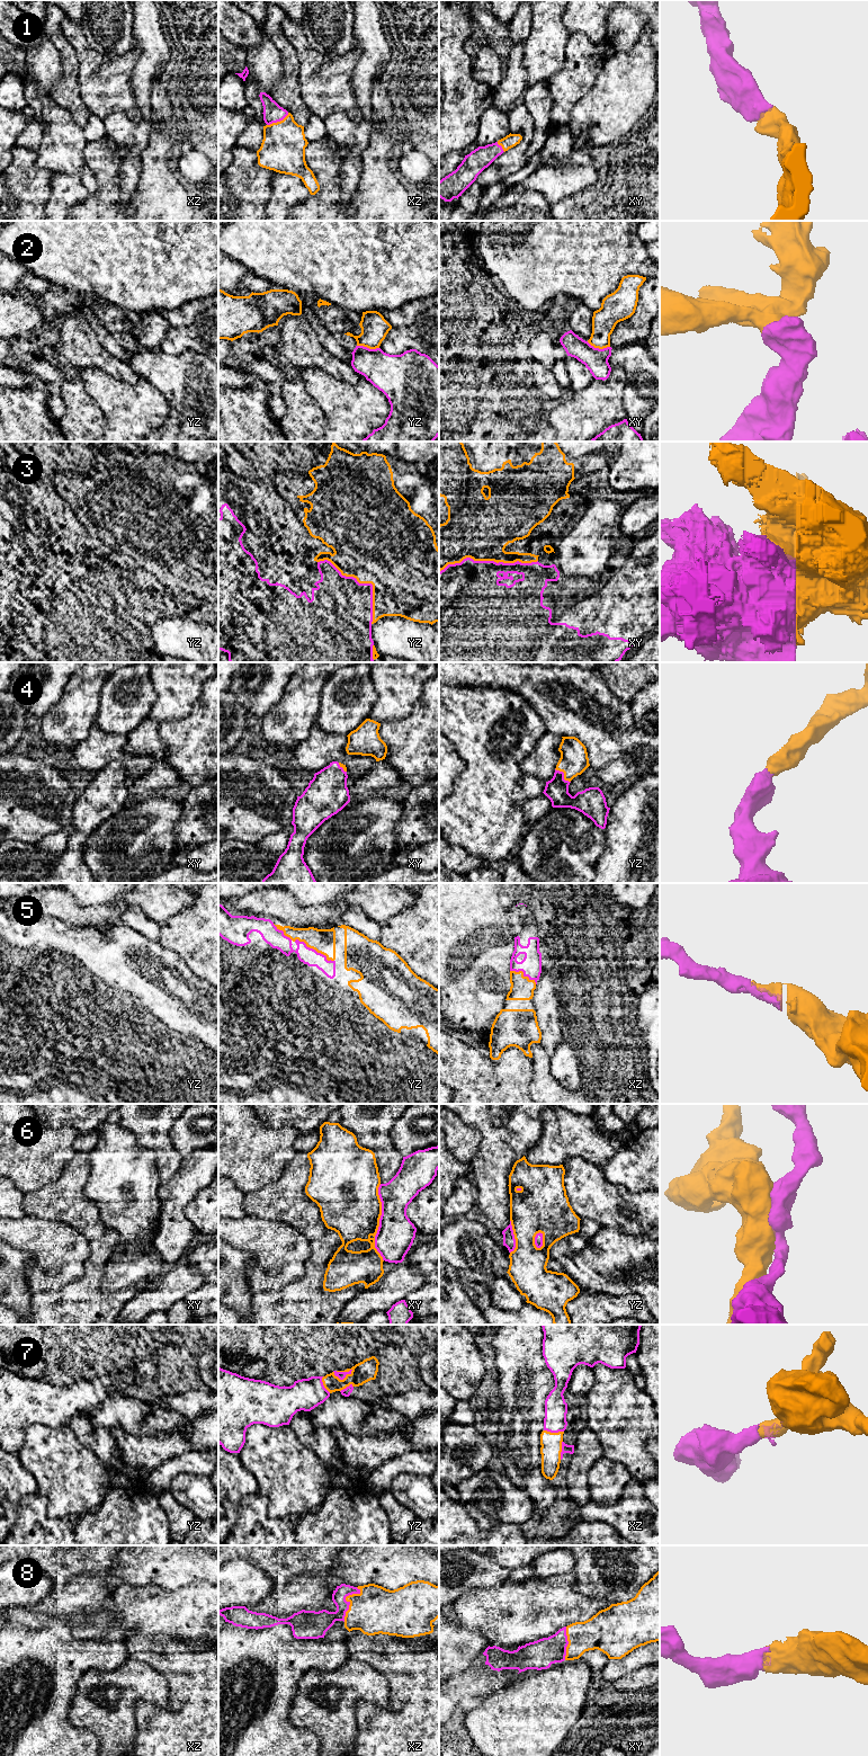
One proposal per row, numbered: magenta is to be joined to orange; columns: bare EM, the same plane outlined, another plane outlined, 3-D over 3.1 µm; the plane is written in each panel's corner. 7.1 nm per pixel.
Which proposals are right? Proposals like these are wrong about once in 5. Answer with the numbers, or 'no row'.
1, 4, 5, 7, 8

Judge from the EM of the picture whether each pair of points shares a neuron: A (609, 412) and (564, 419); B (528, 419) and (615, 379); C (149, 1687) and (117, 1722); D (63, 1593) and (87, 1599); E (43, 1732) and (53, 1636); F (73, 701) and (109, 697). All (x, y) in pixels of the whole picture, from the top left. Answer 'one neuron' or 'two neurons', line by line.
A: one neuron
B: two neurons
C: one neuron
D: one neuron
E: one neuron
F: two neurons

